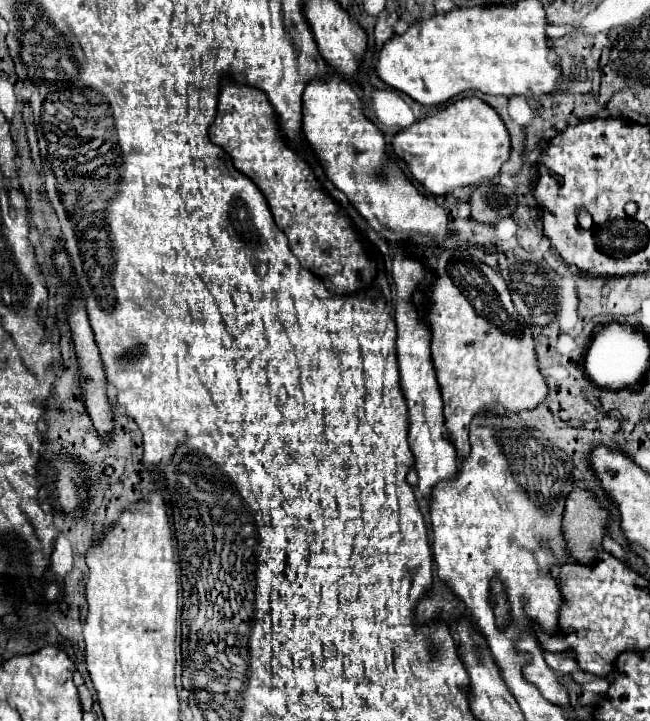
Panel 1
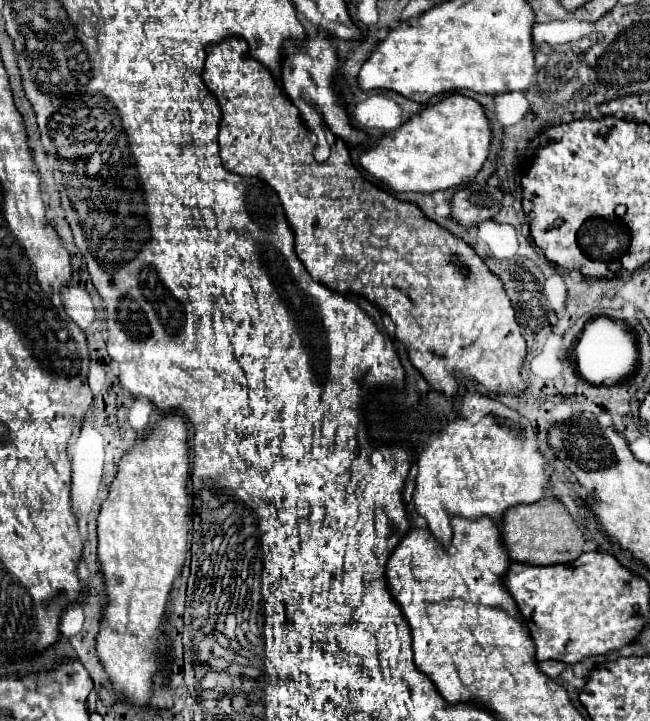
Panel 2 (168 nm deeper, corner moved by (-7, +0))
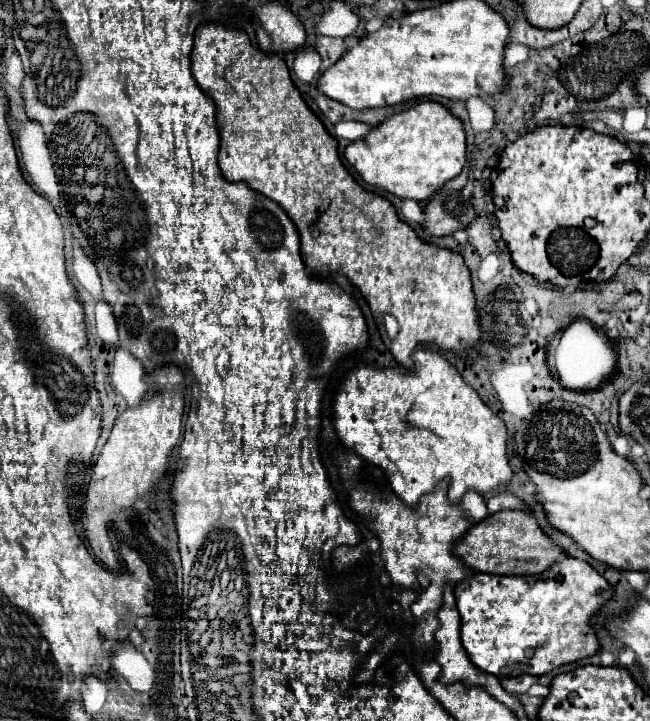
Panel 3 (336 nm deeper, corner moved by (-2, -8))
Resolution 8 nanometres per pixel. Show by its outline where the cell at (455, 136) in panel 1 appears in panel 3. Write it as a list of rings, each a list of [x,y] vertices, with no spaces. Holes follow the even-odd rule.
[[[423,101],[409,111],[385,119],[365,139],[351,143],[345,149],[345,159],[365,183],[383,187],[401,199],[425,201],[461,173],[465,145],[463,121],[437,101]]]

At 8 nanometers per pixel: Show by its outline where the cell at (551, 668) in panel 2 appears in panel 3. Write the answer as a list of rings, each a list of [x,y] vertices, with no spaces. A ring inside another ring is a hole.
[[[519,675],[519,677],[511,677],[511,679],[501,679],[503,689],[509,691],[511,695],[527,693],[527,689],[535,683],[539,683],[539,677],[535,677],[535,675]]]

